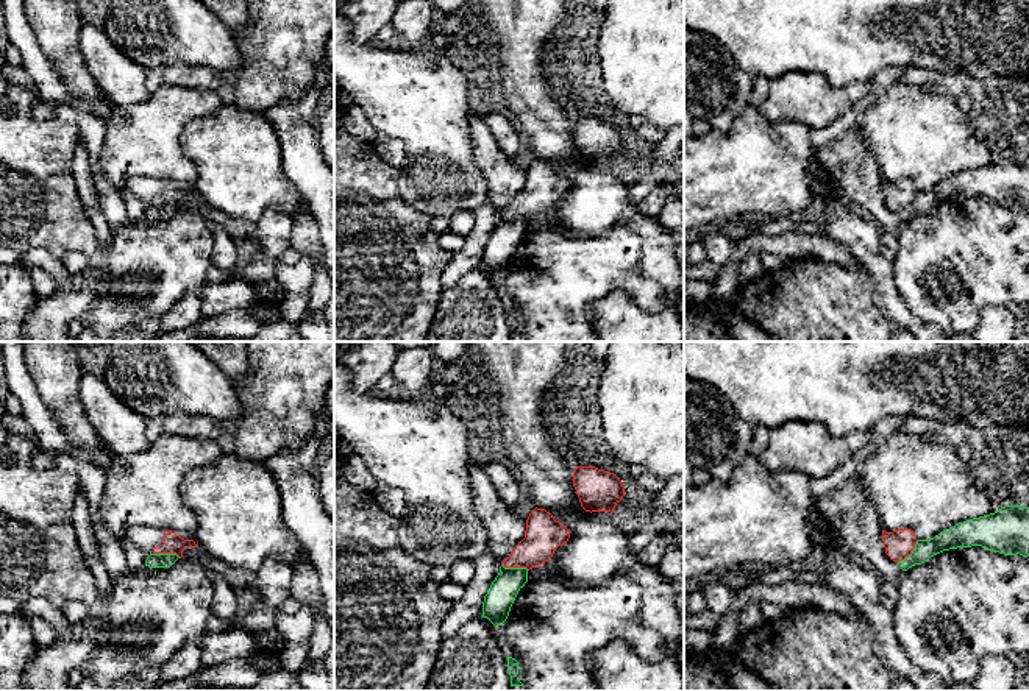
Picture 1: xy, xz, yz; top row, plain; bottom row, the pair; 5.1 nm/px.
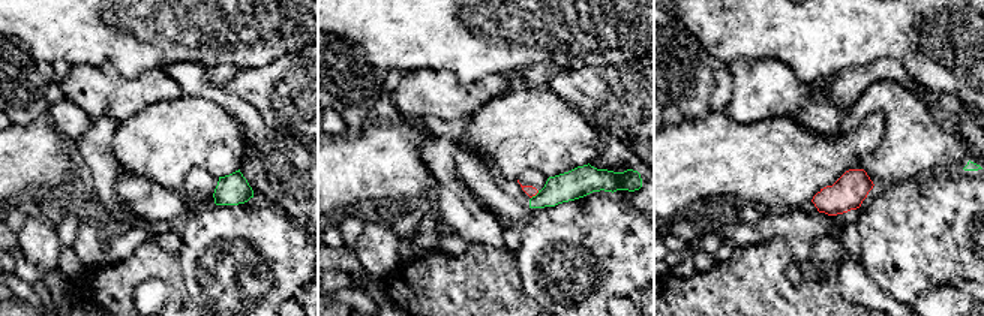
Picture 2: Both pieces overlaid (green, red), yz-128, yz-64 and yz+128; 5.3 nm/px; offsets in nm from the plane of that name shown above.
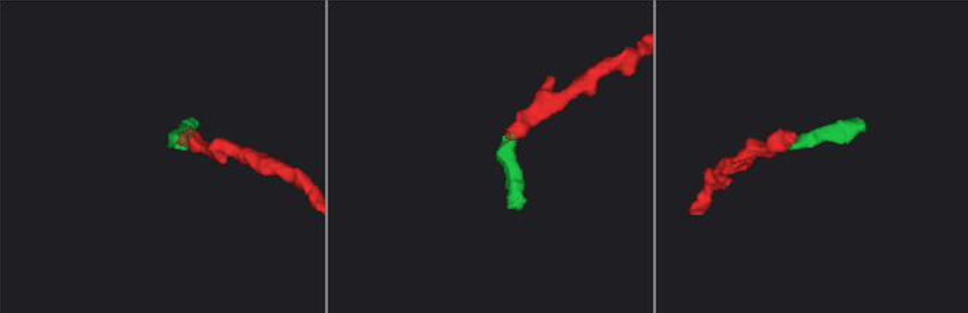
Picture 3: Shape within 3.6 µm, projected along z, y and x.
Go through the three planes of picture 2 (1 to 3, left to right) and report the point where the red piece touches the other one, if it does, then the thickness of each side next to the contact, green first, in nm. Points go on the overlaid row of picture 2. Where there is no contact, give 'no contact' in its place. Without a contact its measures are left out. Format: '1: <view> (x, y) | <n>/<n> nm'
1: no contact
2: yz-64 (536, 195) | 160/60 nm
3: no contact

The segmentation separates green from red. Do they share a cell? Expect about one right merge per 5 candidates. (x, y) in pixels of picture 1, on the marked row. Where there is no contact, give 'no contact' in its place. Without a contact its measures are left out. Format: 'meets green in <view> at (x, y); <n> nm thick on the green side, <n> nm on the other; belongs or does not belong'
meets green in yz at (911, 554); 110 nm thick on the green side, 150 nm on the other; does not belong

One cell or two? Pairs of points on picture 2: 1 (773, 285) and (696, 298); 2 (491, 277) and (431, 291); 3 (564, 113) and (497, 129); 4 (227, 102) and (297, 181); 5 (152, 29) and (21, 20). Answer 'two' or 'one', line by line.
1: one
2: one
3: one
4: one
5: one

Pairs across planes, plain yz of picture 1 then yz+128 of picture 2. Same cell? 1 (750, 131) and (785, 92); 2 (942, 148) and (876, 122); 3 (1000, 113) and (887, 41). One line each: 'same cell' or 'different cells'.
1: different cells
2: different cells
3: different cells

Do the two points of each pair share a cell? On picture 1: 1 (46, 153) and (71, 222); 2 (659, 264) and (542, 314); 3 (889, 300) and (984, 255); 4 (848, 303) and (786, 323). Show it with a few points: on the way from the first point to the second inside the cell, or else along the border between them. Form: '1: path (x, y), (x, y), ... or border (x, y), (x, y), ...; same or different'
1: path (46, 170), (47, 198), (53, 205); same
2: border (639, 236), (639, 272), (662, 287), (664, 300); different
3: border (892, 264), (893, 286), (903, 303), (917, 317); different
4: path (833, 308), (829, 311), (801, 311); same

